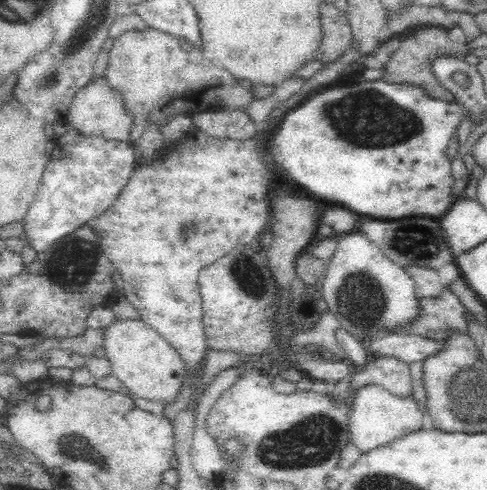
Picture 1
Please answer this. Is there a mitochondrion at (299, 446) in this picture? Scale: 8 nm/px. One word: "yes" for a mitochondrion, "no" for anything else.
yes

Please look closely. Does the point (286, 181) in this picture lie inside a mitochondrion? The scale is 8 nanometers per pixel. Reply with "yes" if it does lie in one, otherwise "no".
no

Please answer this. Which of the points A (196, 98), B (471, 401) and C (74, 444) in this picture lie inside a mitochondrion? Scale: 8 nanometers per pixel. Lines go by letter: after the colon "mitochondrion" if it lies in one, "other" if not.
A: other
B: mitochondrion
C: mitochondrion

